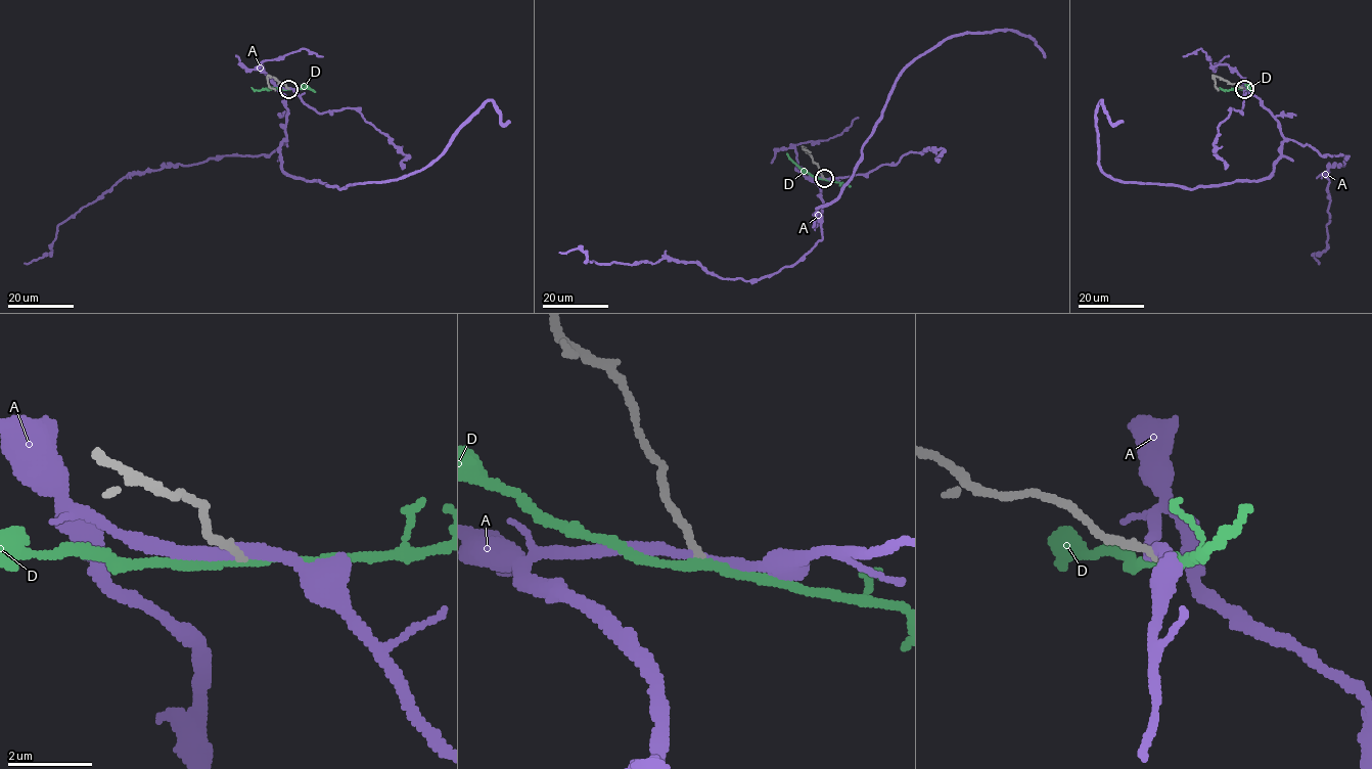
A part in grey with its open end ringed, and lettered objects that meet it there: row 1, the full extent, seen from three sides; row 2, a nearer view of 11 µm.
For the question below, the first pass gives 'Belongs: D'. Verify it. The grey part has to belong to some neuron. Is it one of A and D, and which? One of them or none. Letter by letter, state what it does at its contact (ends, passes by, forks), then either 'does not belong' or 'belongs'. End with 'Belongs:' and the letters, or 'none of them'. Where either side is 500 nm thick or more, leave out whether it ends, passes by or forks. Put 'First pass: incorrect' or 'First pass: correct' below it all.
A: it passes by | does not belong
D: it passes by | belongs
Belongs: D
First pass: correct

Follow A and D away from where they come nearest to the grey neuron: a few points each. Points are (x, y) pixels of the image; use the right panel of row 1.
A: (1243, 88), (1284, 138), (1262, 179), (1191, 189), (1115, 180), (1099, 164), (1096, 105), (1112, 124), (1123, 121)
D: (1244, 89), (1219, 87)

